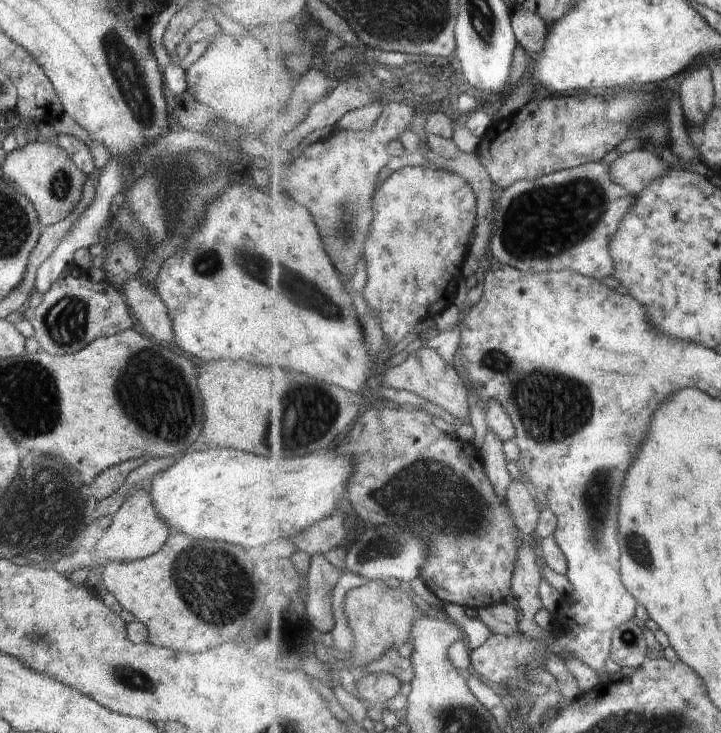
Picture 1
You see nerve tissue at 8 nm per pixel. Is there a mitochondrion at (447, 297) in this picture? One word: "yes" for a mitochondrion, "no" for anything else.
no

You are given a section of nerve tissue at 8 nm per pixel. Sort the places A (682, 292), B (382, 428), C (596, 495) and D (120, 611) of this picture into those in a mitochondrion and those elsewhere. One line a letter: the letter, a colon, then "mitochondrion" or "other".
A: other
B: other
C: mitochondrion
D: other

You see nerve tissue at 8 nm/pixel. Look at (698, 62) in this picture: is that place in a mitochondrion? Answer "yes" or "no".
no

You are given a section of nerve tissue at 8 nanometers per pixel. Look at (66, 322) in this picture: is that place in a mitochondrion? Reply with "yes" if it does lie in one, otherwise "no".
yes

